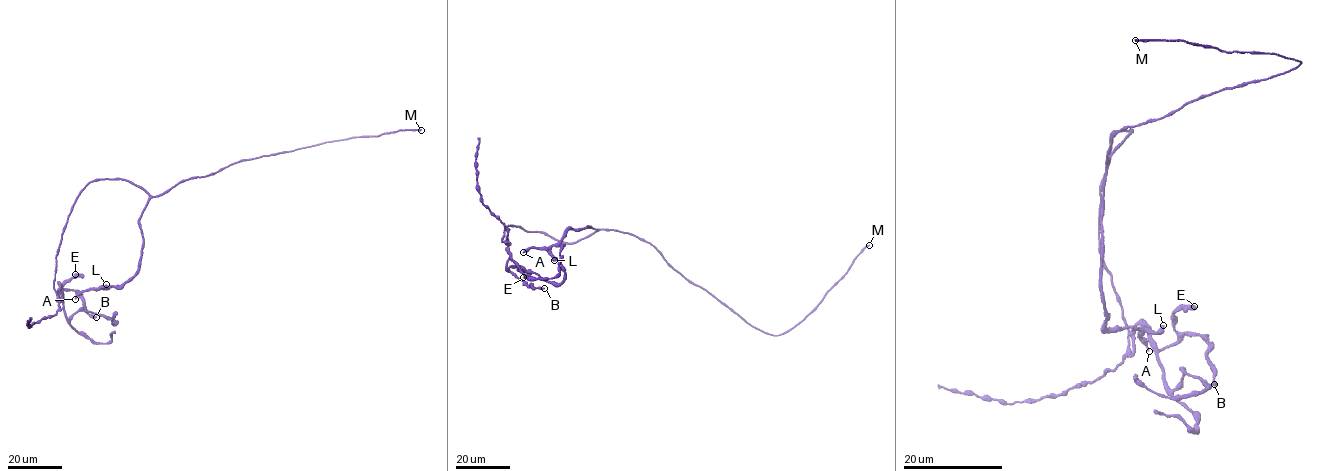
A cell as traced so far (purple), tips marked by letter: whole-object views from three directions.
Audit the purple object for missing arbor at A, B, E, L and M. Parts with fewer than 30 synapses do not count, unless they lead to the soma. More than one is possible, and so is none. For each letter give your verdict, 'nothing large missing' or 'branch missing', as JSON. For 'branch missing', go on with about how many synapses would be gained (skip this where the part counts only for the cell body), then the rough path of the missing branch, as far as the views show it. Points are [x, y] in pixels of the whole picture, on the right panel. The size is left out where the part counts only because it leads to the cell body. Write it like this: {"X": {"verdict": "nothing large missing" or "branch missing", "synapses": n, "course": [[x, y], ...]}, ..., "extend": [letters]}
{"A": {"verdict": "nothing large missing"}, "B": {"verdict": "nothing large missing"}, "E": {"verdict": "nothing large missing"}, "L": {"verdict": "nothing large missing"}, "M": {"verdict": "branch missing", "synapses": 80, "course": [[1135, 40], [1050, 70], [1016, 233], [1050, 275], [1128, 290], [1115, 305], [1130, 315], [1155, 301], [1161, 242]]}, "extend": ["M"]}

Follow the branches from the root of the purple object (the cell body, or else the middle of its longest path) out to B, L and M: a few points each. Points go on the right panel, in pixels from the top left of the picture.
B: (1107, 163), (1131, 130), (1110, 138), (1099, 223), (1129, 337), (1140, 323), (1161, 349), (1198, 333), (1214, 384)
L: (1107, 163), (1102, 207), (1102, 301), (1105, 326), (1156, 332), (1163, 325)
M: (1107, 163), (1111, 138), (1121, 129), (1163, 118), (1201, 96), (1284, 73), (1301, 62), (1183, 40), (1135, 40)

